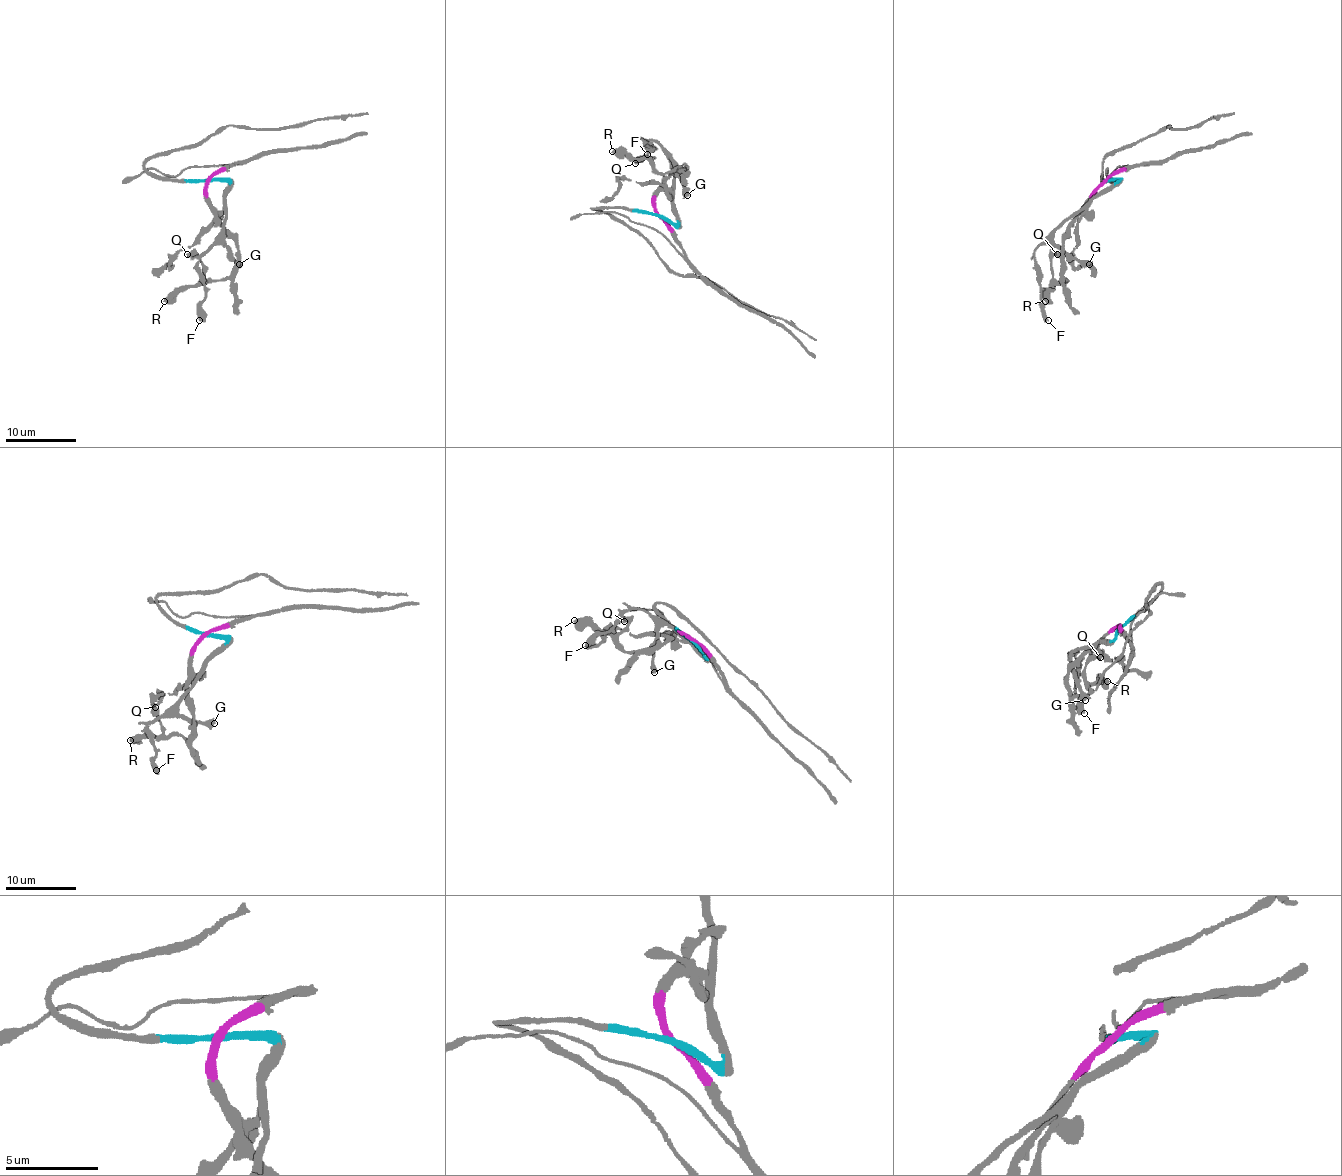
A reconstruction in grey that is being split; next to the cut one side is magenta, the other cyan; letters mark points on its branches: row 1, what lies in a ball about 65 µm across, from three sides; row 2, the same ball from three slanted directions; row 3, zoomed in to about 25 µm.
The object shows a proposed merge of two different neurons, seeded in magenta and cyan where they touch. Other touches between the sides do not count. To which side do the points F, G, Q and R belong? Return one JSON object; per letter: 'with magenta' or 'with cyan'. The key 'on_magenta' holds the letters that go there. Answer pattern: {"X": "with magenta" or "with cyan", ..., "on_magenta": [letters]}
{"F": "with cyan", "G": "with cyan", "Q": "with magenta", "R": "with magenta", "on_magenta": ["Q", "R"]}

